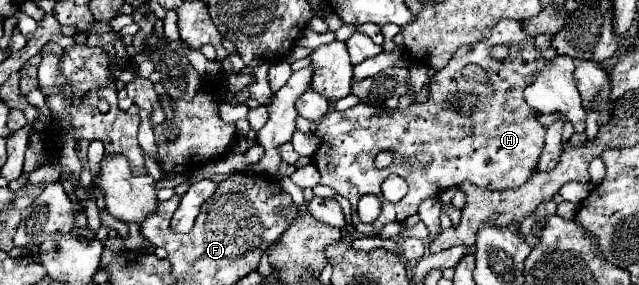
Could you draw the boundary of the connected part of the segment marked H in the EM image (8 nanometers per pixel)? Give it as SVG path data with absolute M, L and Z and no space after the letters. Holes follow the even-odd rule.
M502 20L488 40L462 46L452 60L436 72L430 82L430 98L426 104L410 104L406 110L358 104L344 112L328 112L316 128L322 144L312 156L312 162L322 176L320 184L334 188L350 200L354 228L366 236L378 236L382 226L388 222L404 222L408 216L418 212L422 200L438 196L446 188L458 186L466 180L488 190L520 188L536 172L538 154L542 152L542 124L538 122L538 112L526 104L522 92L526 84L534 80L534 72L540 72L546 64L550 64L550 60L546 60L534 46L534 36L526 34L520 22ZM496 44L518 46L520 52L514 60L496 60L490 56L490 48ZM468 64L480 66L488 74L488 84L474 82L480 84L478 94L484 104L480 104L472 116L462 116L448 106L448 96L462 92L468 84L462 74ZM384 150L394 152L394 162L388 168L378 170L374 166L374 158ZM422 152L434 156L434 162L428 168L412 170L402 164L404 158ZM390 174L398 174L408 182L410 190L400 202L388 202L382 196L380 186ZM364 194L374 194L382 202L382 212L372 224L362 224L356 212L356 204Z

